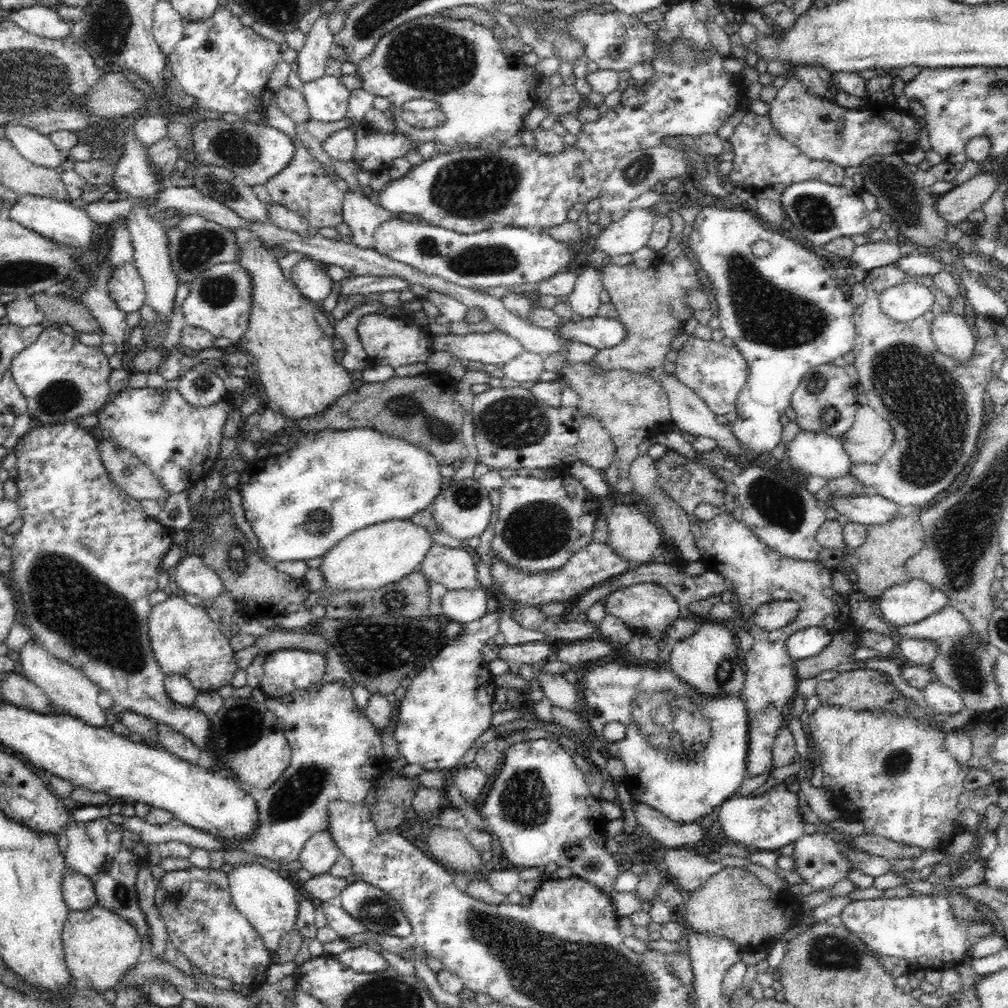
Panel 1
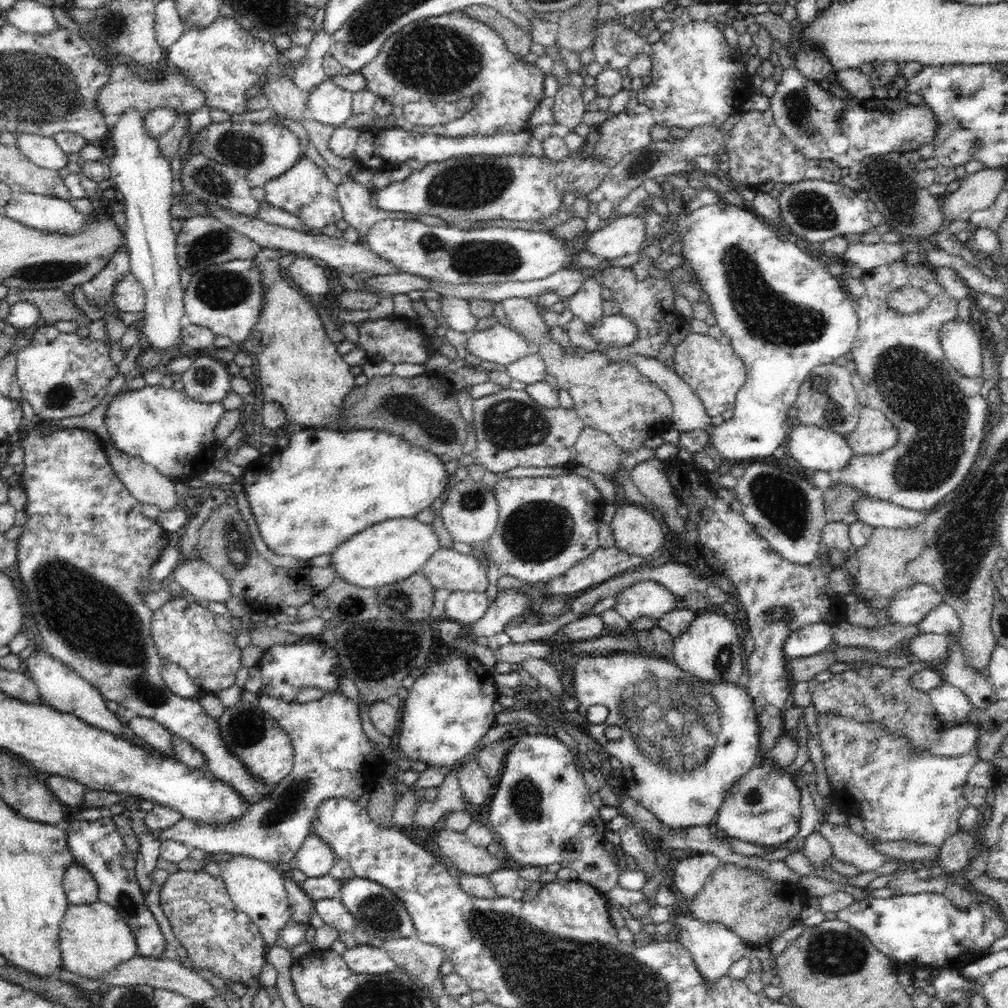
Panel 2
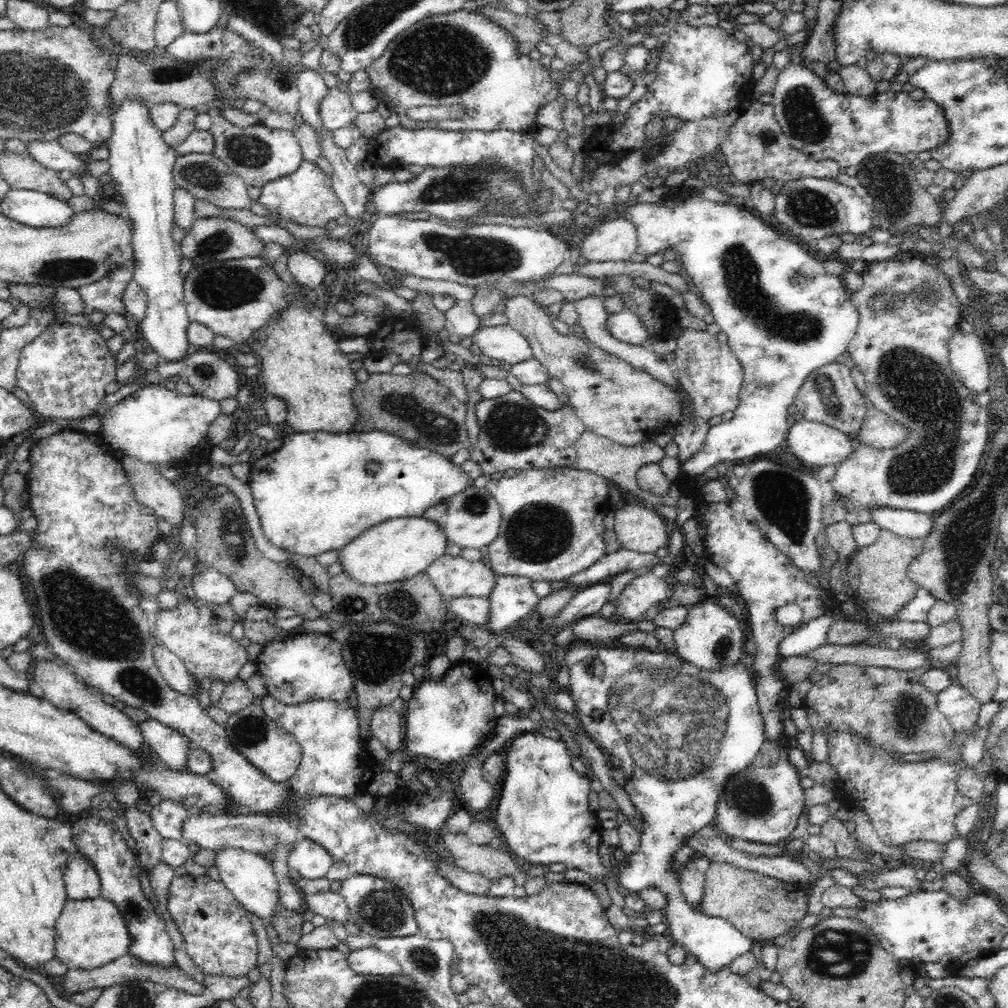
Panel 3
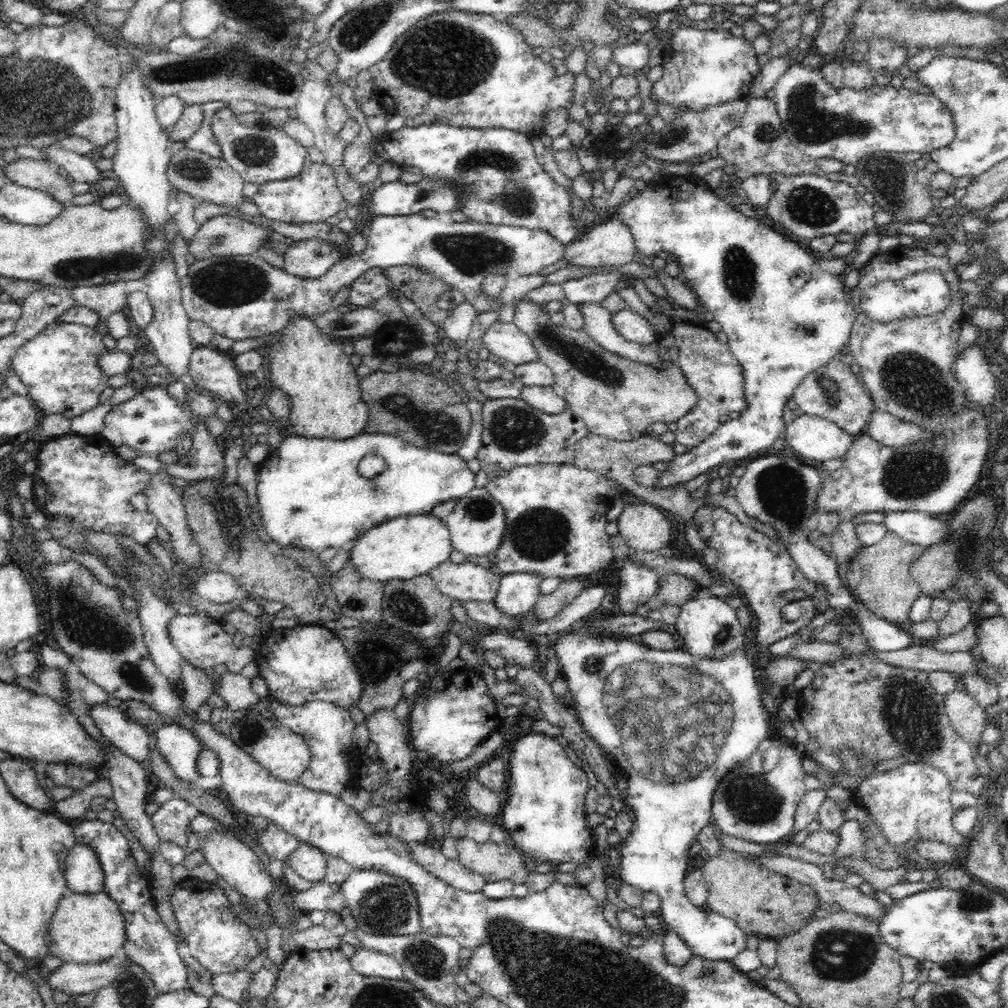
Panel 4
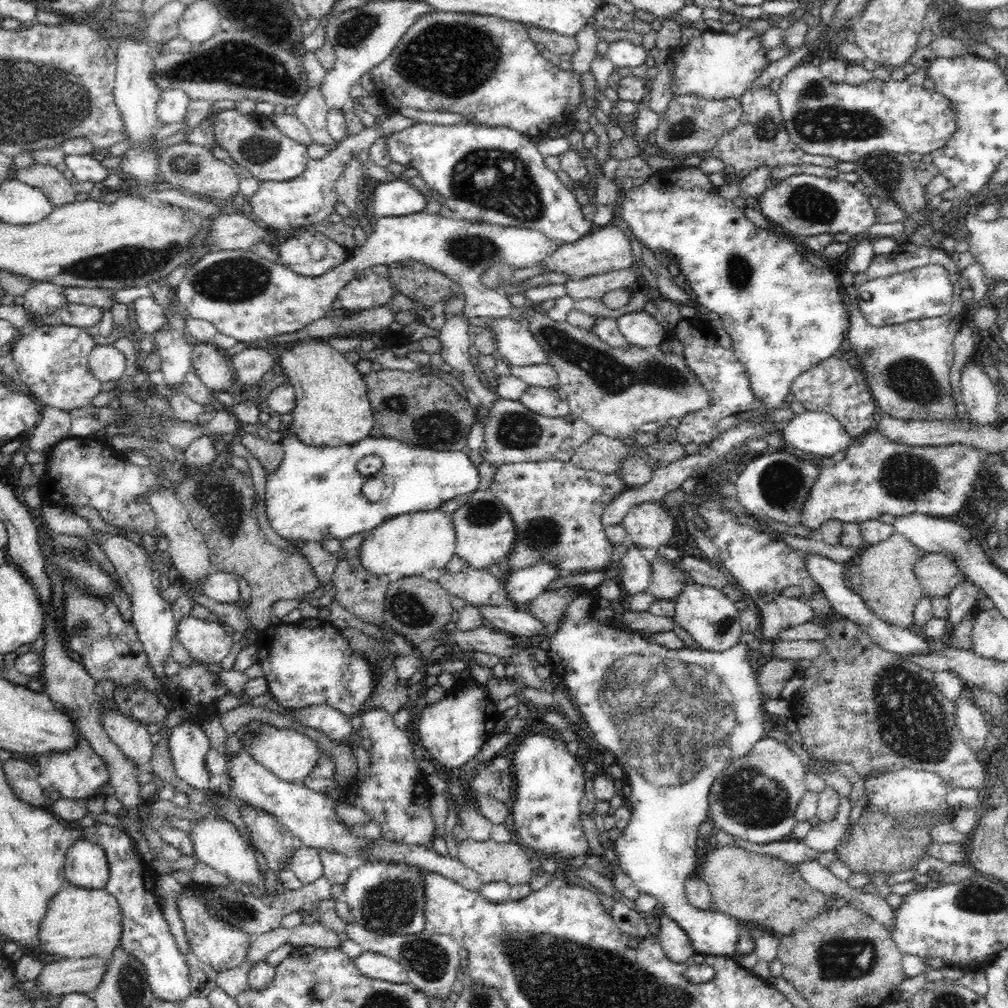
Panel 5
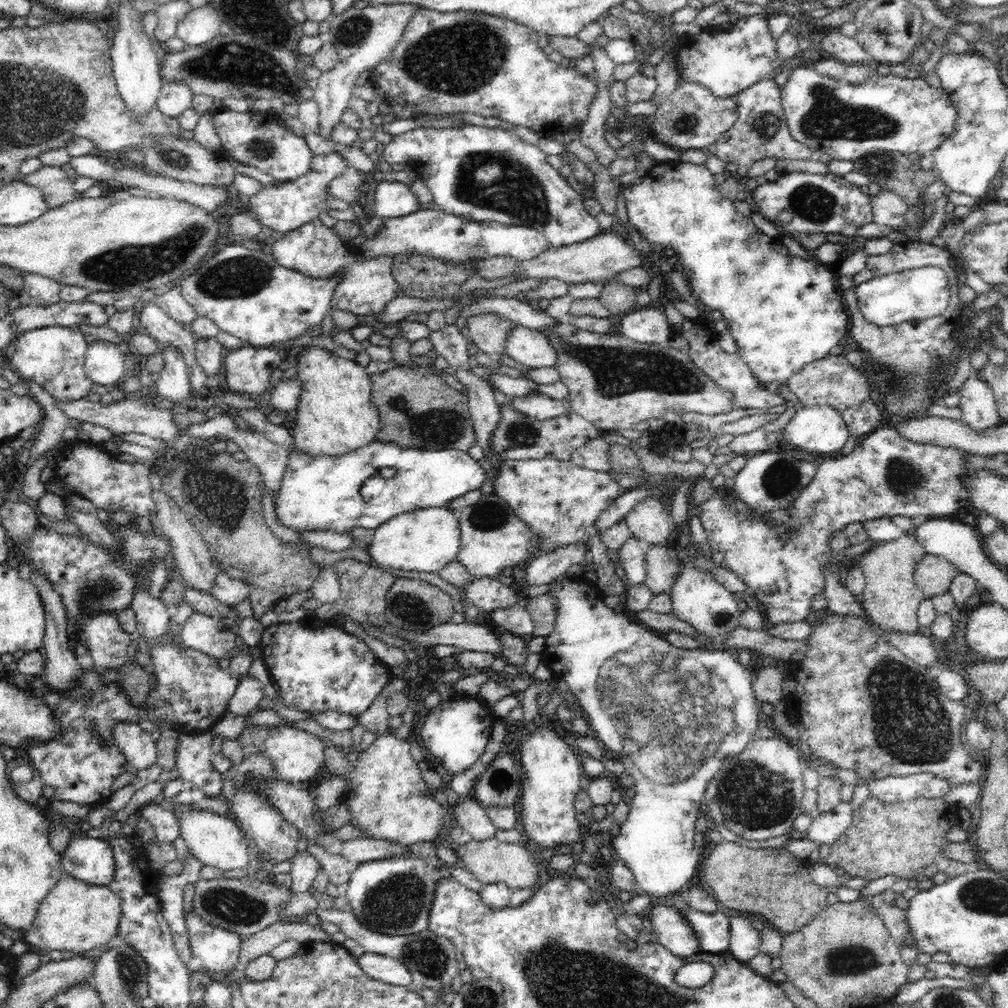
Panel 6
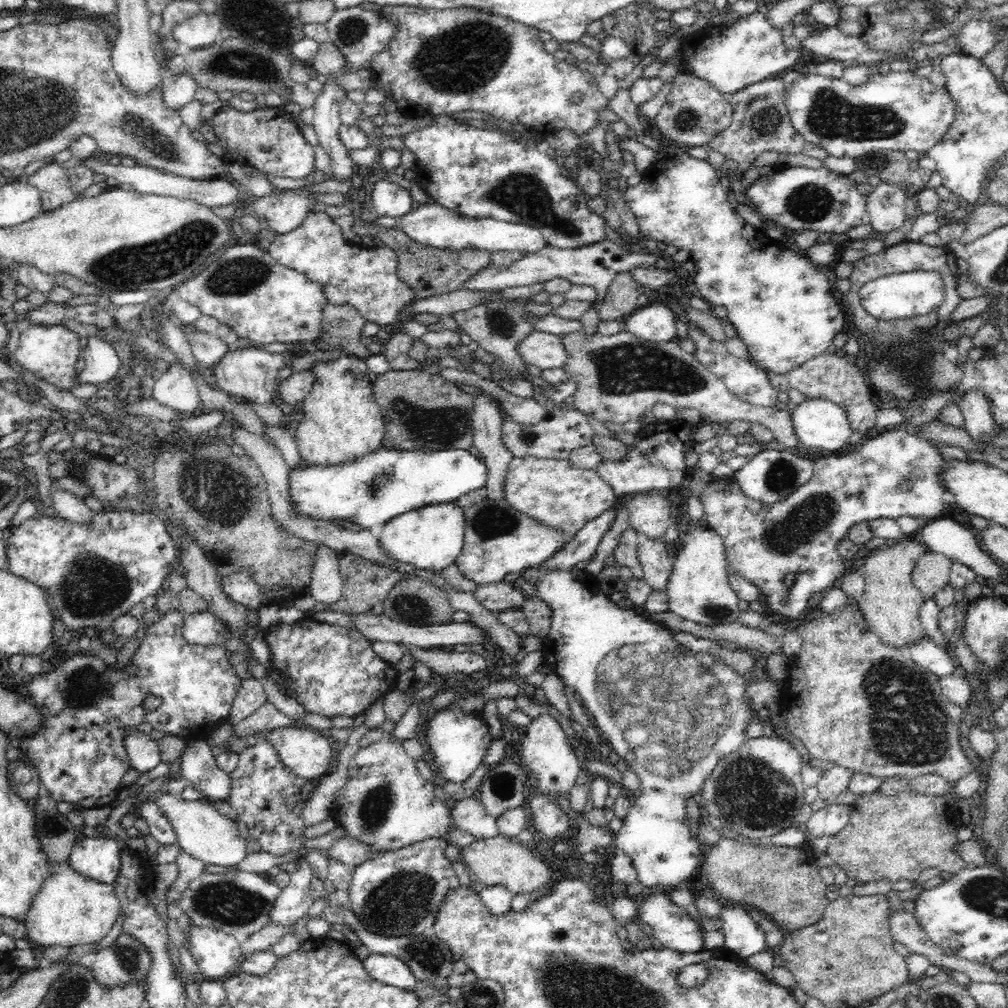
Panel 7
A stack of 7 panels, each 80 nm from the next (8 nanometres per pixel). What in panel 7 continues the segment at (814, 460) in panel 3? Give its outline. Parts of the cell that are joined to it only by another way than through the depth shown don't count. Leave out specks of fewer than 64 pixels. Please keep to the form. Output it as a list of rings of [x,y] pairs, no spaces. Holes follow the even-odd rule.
[[[824,397],[797,399],[797,402],[798,406],[792,413],[792,425],[799,444],[814,450],[840,450],[847,446],[853,431],[851,418],[843,406],[836,405],[836,402],[828,401]]]

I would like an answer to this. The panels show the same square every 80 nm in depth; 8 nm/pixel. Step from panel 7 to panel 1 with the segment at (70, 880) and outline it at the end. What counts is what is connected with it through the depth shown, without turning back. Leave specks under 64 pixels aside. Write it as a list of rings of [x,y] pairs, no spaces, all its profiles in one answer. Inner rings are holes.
[[[94,905],[86,909],[70,909],[62,934],[65,963],[76,978],[78,988],[106,992],[118,990],[122,978],[145,957],[145,945],[140,935],[126,919],[110,908]]]

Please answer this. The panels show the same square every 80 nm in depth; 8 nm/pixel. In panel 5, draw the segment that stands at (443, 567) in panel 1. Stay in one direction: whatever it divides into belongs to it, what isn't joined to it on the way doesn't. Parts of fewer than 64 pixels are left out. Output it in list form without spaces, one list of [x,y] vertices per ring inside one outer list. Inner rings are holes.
[[[466,566],[461,572],[448,573],[444,568],[432,574],[433,579],[451,596],[466,600],[467,604],[506,605],[505,581],[494,577],[488,570],[473,570]]]

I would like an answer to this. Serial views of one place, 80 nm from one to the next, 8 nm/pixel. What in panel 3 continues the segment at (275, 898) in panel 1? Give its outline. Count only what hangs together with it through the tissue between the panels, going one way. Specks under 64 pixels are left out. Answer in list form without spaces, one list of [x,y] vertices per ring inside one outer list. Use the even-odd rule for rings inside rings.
[[[224,846],[216,851],[217,858],[214,866],[219,871],[221,882],[232,893],[232,897],[248,912],[256,914],[264,924],[272,924],[281,905],[279,904],[279,883],[270,860],[233,846]]]

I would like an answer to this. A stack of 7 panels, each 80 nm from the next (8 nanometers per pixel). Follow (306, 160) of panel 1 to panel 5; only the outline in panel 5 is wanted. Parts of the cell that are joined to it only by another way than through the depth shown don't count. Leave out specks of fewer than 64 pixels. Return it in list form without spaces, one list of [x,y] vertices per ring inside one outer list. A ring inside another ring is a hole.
[[[400,113],[384,115],[385,121],[376,126],[364,127],[356,136],[346,137],[343,143],[332,152],[320,159],[310,159],[307,167],[300,176],[284,182],[261,181],[259,189],[248,199],[252,205],[252,217],[258,220],[273,234],[278,234],[279,229],[300,228],[305,225],[320,223],[334,212],[333,206],[338,204],[338,197],[334,192],[337,186],[336,180],[347,167],[349,158],[358,154],[363,149],[370,149],[372,144],[381,136],[388,137],[394,132],[400,132],[409,126],[418,123],[416,120],[407,118]]]

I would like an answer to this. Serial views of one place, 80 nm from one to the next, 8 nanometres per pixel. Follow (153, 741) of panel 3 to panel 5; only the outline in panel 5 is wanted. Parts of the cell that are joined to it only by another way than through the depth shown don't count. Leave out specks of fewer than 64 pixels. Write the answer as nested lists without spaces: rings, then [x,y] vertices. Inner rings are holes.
[[[184,723],[169,728],[168,748],[175,766],[175,773],[190,786],[217,795],[215,789],[210,787],[211,774],[209,774],[205,765],[205,754],[210,746],[208,736],[197,724]]]

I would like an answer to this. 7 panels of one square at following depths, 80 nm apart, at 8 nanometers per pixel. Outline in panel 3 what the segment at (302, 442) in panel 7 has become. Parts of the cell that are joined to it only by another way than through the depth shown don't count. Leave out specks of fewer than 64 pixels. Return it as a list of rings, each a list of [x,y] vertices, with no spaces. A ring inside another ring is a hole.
[[[292,300],[286,310],[276,315],[278,318],[270,320],[268,326],[253,332],[251,338],[244,342],[244,347],[261,360],[261,375],[268,396],[280,397],[286,402],[286,424],[298,433],[324,431],[344,435],[354,431],[359,426],[362,411],[353,397],[358,380],[350,368],[351,357],[340,351],[338,339],[326,329],[321,316],[313,310],[305,310],[299,302]]]

